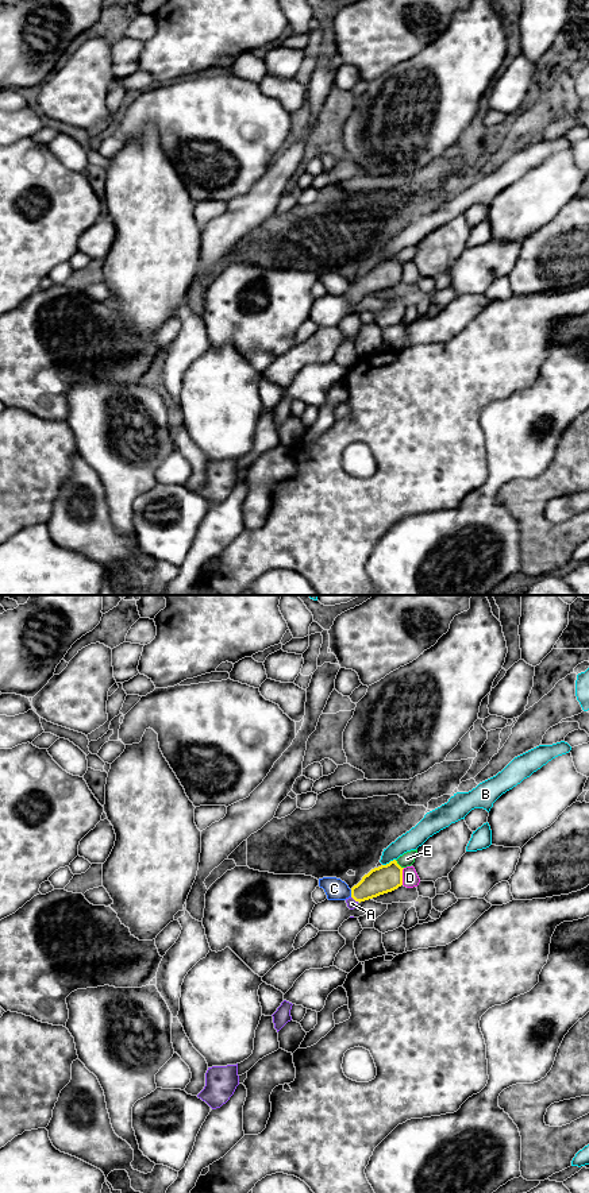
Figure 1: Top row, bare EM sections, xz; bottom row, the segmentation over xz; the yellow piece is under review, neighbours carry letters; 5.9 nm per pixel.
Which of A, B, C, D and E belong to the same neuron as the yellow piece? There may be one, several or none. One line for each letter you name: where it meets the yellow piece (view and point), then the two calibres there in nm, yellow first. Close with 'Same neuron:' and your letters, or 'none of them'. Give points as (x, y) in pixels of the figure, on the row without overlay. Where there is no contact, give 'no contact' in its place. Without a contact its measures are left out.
A: xz (354, 294) | 160/60 nm
Same neuron: A

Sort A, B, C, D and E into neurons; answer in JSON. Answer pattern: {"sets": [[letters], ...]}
{"sets": [["A"], ["B"], ["C"], ["D"], ["E"]]}

